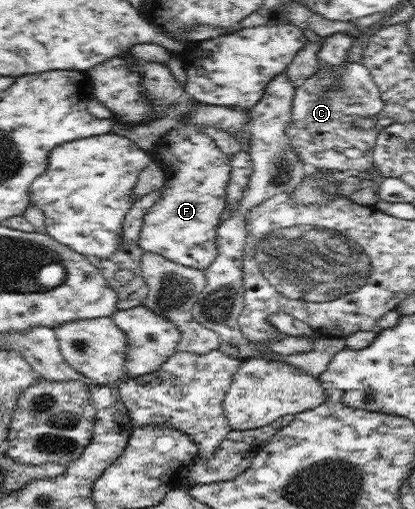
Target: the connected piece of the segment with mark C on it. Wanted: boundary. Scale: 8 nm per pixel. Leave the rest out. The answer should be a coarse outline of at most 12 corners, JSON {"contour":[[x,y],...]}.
{"contour":[[360,63],[296,85],[287,135],[305,164],[374,174],[385,102]]}

